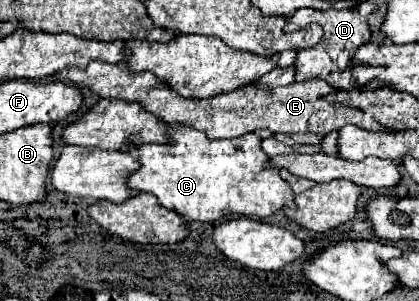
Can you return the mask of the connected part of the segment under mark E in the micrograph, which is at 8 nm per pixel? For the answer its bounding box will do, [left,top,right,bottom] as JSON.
[55,60,389,140]

